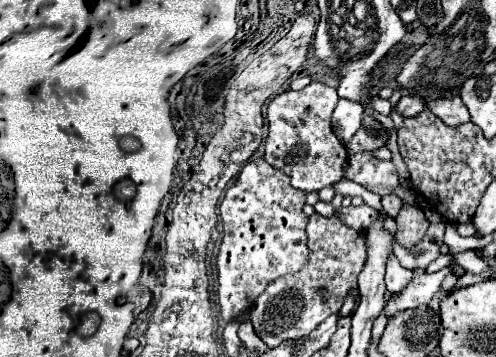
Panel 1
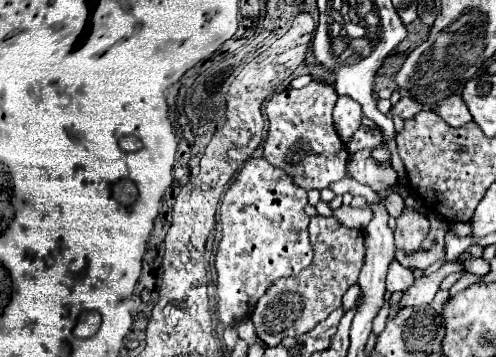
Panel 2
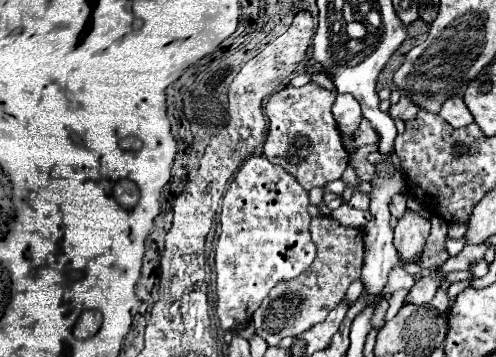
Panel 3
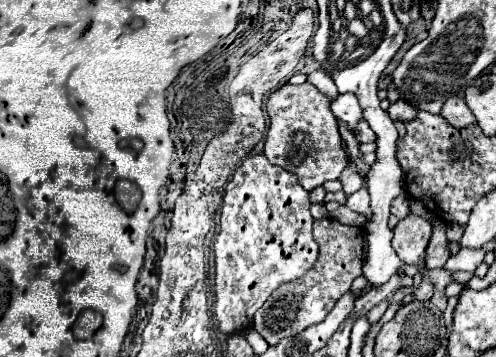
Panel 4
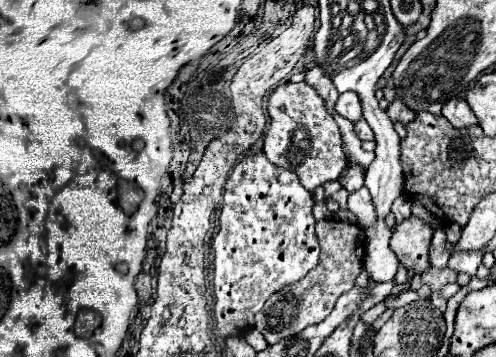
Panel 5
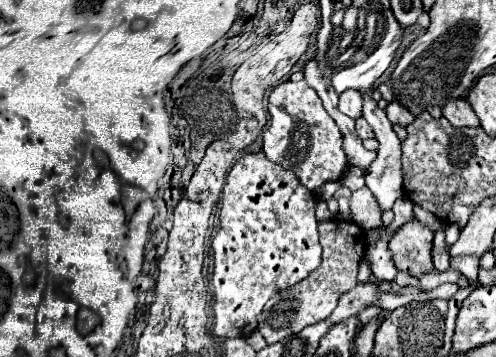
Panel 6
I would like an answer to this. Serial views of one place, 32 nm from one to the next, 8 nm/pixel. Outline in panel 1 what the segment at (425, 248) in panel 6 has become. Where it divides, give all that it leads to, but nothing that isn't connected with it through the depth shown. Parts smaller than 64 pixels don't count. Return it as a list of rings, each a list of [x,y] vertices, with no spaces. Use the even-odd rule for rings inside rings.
[[[404,204],[402,210],[400,210],[400,214],[394,220],[398,224],[396,240],[402,246],[406,246],[406,248],[416,246],[424,238],[426,230],[428,230],[428,218],[424,216],[424,212],[418,206]]]

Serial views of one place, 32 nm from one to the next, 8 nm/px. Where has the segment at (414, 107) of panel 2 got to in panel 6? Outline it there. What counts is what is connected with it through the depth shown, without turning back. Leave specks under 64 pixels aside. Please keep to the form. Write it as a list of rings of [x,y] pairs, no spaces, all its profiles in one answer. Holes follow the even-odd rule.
[[[394,100],[394,102],[388,104],[386,114],[388,114],[388,120],[390,120],[392,124],[400,124],[400,126],[408,126],[408,124],[414,120],[412,112],[408,112],[404,106],[400,106],[398,100]]]

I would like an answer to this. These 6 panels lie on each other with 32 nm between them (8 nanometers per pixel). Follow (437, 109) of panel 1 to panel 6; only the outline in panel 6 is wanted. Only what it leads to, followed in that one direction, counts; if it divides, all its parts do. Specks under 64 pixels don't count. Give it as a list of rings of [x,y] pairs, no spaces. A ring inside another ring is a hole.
[[[464,98],[458,100],[450,100],[444,108],[442,108],[442,116],[454,124],[454,128],[458,126],[480,126],[478,116],[474,114],[474,110],[470,108],[470,104]]]

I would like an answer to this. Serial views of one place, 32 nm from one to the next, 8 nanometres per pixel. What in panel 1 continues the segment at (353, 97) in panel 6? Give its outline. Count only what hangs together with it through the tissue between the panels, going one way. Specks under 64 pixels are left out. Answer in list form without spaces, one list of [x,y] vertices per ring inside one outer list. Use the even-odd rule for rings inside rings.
[[[344,98],[338,100],[338,106],[332,114],[332,126],[334,126],[332,130],[342,144],[346,144],[356,134],[362,116],[364,116],[364,108],[358,102],[344,100]]]

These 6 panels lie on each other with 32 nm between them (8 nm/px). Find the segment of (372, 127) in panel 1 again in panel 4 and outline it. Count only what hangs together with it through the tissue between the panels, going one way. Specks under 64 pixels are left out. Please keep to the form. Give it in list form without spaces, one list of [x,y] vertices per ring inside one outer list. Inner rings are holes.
[[[360,120],[360,124],[354,130],[354,136],[356,136],[356,140],[360,144],[364,144],[364,142],[376,142],[376,134],[372,132],[372,128],[368,126],[366,120]]]

